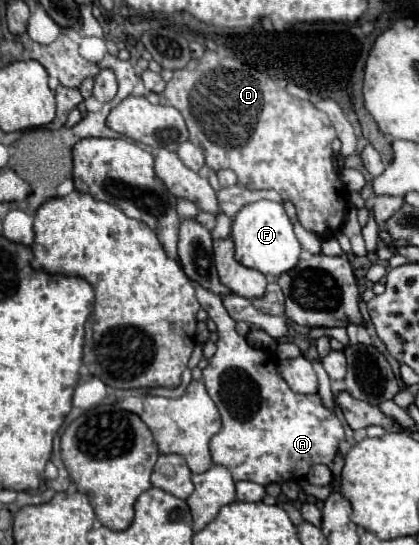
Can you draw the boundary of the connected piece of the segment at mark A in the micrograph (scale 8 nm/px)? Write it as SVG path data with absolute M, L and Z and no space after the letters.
M197 283L193 285L197 289L197 301L215 321L217 333L219 333L217 353L211 357L209 365L203 369L203 385L209 397L215 401L221 413L221 421L223 421L221 431L211 439L213 463L227 467L235 481L247 479L259 485L269 485L269 483L281 485L285 481L301 481L305 479L311 465L317 465L317 463L329 465L335 459L341 443L345 441L345 431L337 415L329 407L323 405L317 393L315 395L293 393L287 387L287 383L281 379L281 375L277 373L275 357L269 355L267 351L251 347L247 339L235 331L235 319L227 313L221 297L211 291L205 291Z

